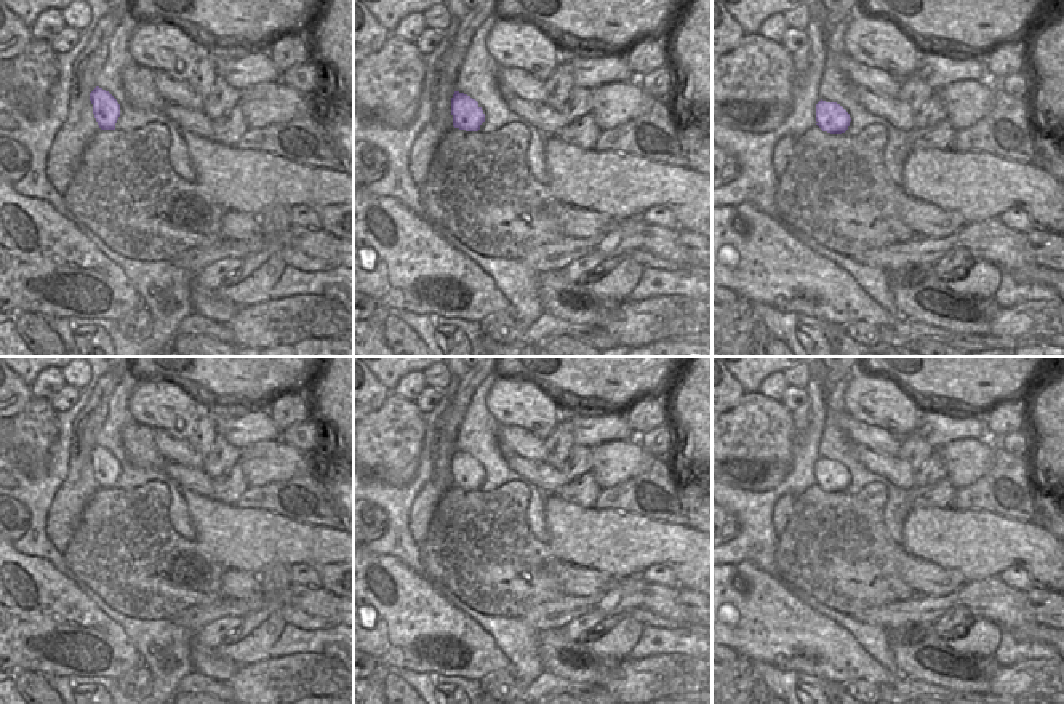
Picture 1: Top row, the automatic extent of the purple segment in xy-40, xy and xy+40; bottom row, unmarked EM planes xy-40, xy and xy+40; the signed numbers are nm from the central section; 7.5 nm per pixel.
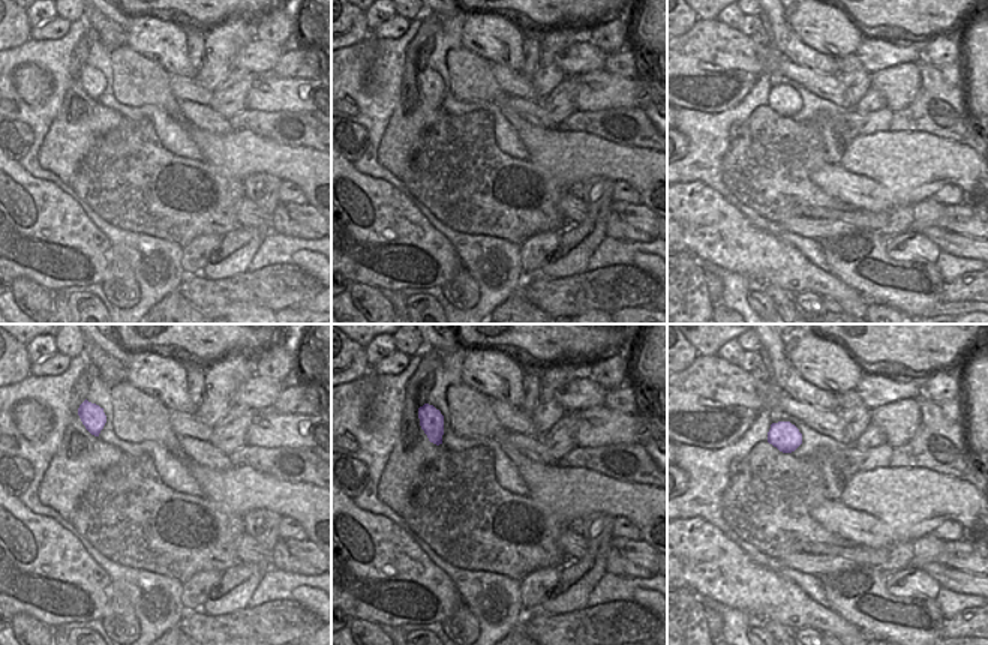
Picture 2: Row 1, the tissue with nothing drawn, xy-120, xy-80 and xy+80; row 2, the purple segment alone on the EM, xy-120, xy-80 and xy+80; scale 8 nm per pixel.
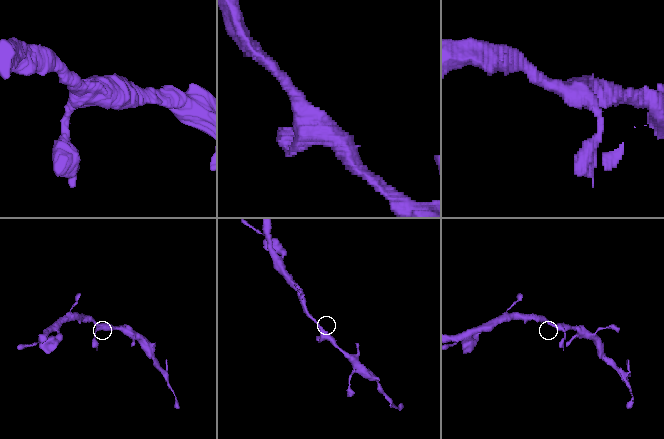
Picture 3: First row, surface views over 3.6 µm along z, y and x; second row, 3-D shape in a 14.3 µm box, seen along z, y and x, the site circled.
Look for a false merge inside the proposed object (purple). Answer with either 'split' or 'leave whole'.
leave whole

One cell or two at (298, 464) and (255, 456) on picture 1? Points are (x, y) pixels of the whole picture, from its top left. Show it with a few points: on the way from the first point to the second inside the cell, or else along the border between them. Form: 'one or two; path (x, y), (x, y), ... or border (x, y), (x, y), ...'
one; path (287, 463), (266, 461)

